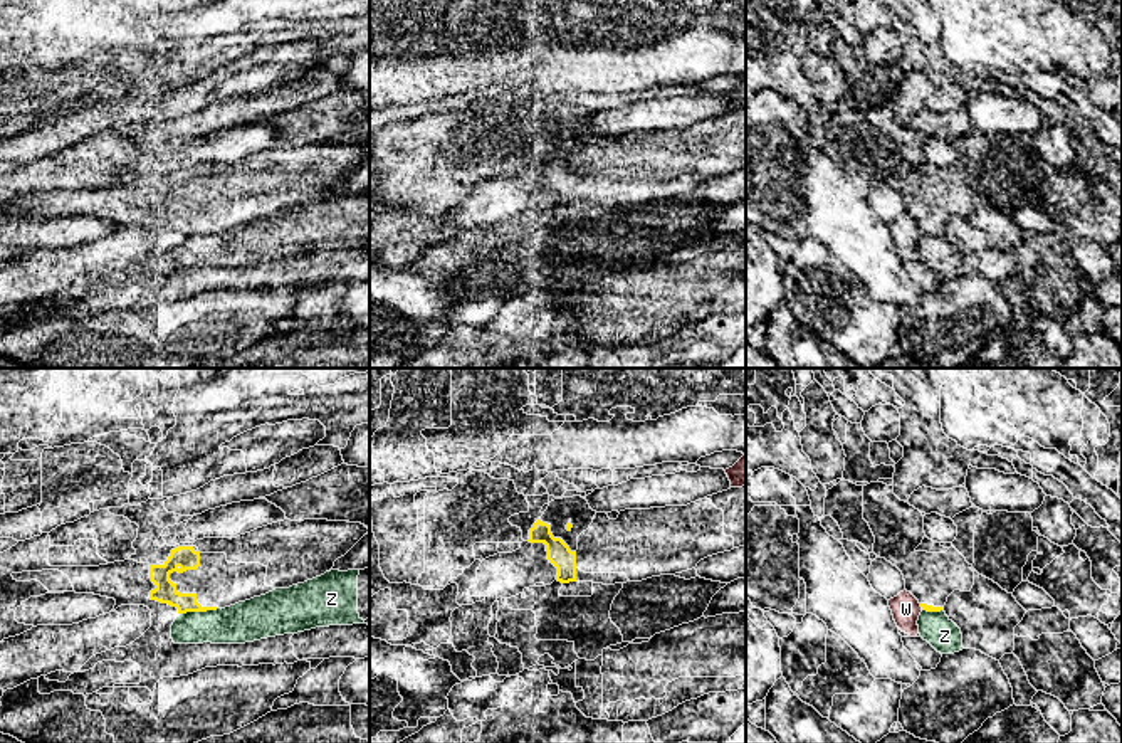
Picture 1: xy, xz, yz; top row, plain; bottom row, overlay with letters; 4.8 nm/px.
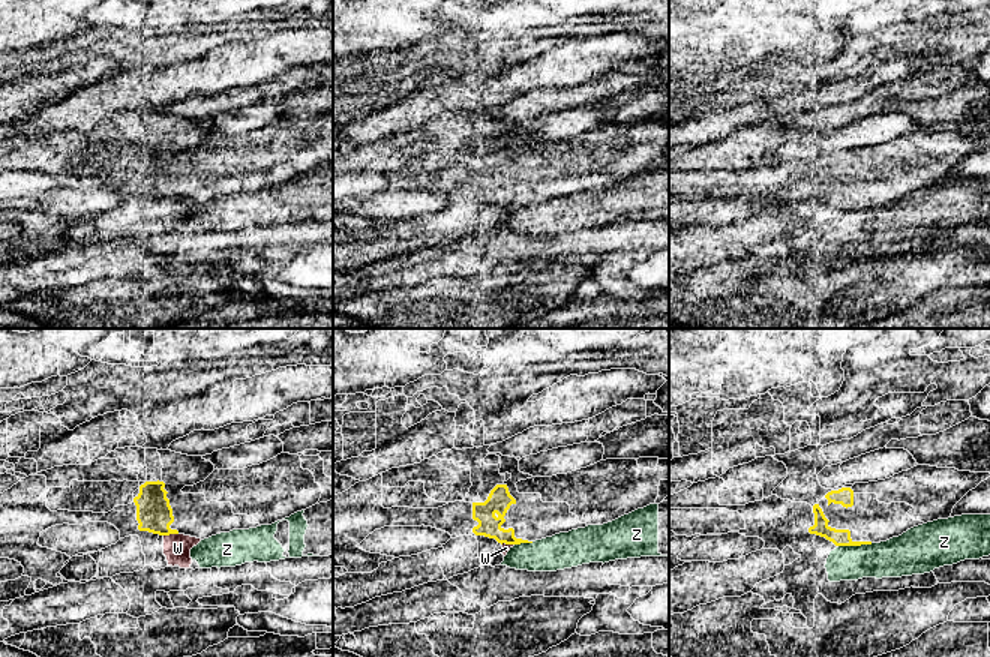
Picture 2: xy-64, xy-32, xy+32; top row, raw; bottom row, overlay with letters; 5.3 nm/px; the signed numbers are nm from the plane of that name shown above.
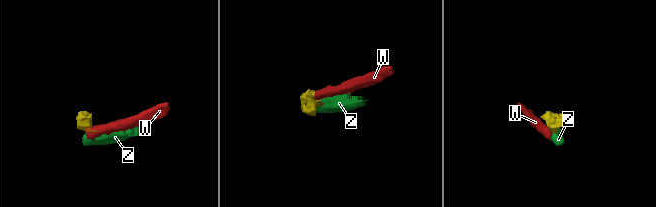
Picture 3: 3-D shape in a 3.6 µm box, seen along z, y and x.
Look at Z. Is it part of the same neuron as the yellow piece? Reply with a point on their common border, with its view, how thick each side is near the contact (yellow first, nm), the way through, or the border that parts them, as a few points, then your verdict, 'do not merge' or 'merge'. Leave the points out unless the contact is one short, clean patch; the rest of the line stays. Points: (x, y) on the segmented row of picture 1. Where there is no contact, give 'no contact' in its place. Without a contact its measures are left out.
contact xy (199, 611); calibres 110 and 200 nm; do not merge

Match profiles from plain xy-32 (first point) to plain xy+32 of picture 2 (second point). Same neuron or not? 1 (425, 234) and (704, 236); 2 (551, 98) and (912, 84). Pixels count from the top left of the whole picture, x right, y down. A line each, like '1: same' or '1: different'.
1: same
2: same

